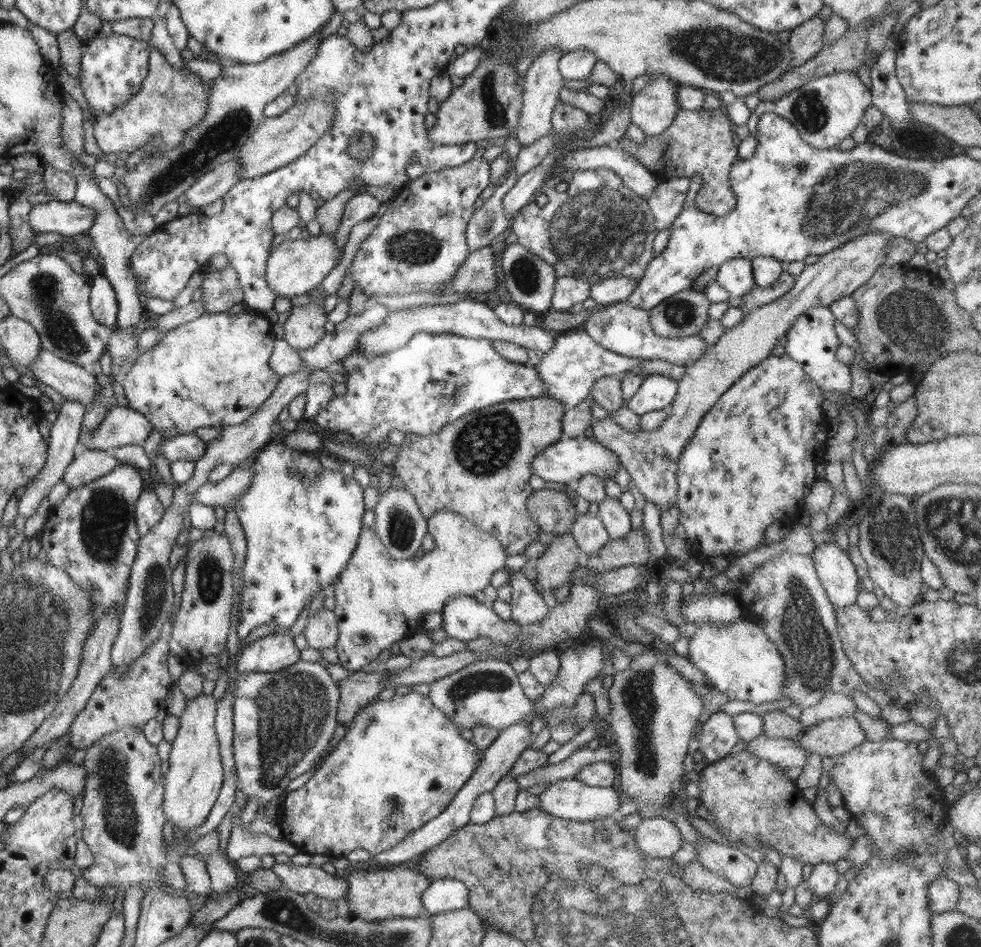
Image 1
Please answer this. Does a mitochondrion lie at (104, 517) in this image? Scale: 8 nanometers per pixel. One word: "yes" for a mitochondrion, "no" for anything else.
yes

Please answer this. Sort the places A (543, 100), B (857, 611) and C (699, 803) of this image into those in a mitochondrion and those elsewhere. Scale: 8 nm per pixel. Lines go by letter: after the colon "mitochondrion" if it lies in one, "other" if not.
A: other
B: other
C: other

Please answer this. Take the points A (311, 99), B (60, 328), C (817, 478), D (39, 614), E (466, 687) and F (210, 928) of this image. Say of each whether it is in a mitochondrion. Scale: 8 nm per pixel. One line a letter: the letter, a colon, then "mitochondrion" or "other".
A: other
B: mitochondrion
C: other
D: mitochondrion
E: mitochondrion
F: other

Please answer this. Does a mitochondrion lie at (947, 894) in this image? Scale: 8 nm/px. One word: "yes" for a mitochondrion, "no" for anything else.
no

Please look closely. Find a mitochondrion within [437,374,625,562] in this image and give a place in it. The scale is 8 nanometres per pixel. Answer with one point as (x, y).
(484, 445)

